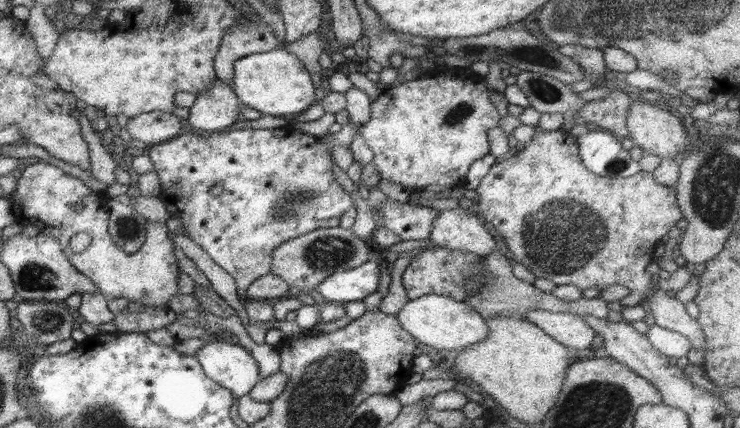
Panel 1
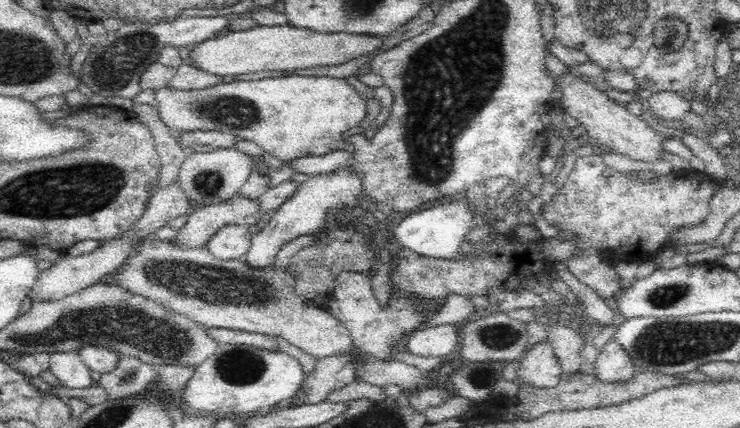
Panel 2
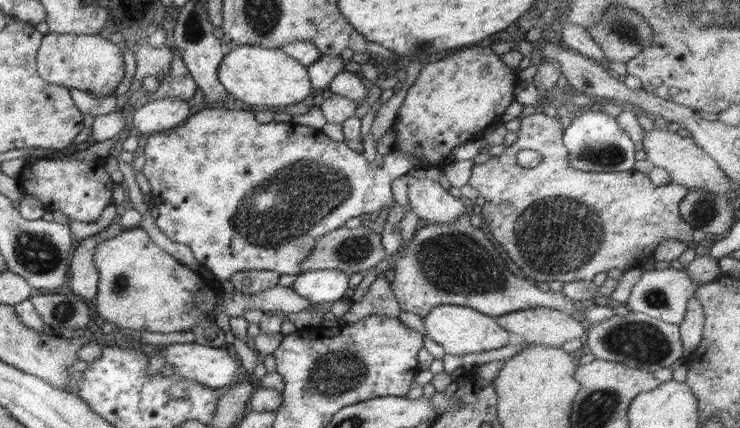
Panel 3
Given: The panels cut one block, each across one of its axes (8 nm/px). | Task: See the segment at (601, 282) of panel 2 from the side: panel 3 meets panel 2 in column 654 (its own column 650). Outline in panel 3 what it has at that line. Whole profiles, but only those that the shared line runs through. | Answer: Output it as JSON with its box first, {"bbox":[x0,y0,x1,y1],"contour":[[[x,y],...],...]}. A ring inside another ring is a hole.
{"bbox":[466,113,694,283],"contour":[[[543,113],[520,118],[517,140],[507,146],[499,156],[490,157],[481,164],[474,164],[466,182],[484,198],[482,222],[487,224],[492,236],[527,280],[546,283],[551,280],[563,283],[590,282],[595,274],[606,272],[609,268],[627,271],[643,265],[662,238],[671,237],[684,244],[693,240],[694,230],[683,222],[678,210],[679,203],[689,191],[688,188],[671,182],[660,187],[655,186],[651,184],[647,174],[632,168],[614,173],[573,170],[566,163],[567,152],[562,142],[563,129],[558,119]],[[524,149],[543,154],[542,161],[532,168],[517,165],[515,157]]]}

